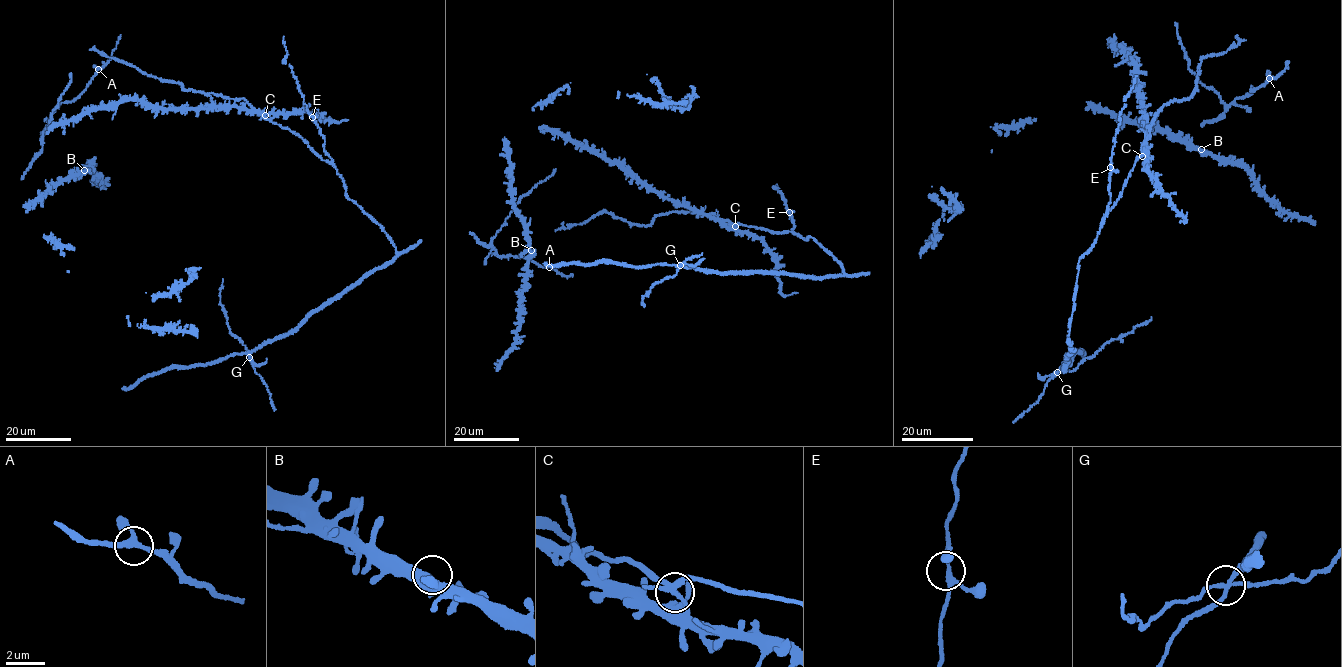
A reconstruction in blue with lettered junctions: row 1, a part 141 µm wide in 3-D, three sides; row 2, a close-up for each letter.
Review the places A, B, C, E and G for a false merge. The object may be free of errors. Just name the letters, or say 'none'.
G

